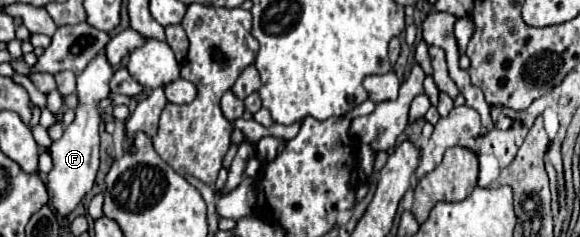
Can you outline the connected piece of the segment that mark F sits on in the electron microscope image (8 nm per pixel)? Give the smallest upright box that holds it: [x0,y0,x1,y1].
[48,53,114,217]

